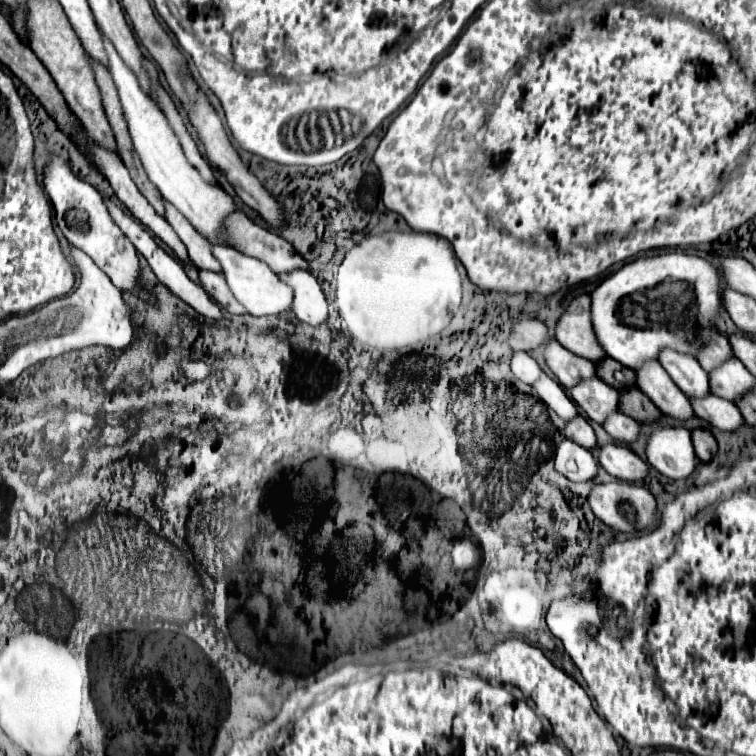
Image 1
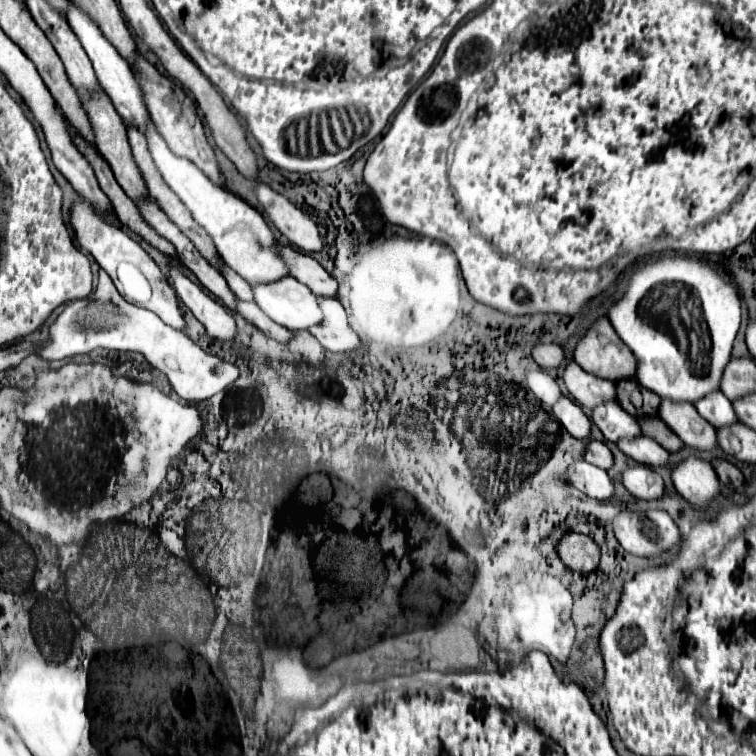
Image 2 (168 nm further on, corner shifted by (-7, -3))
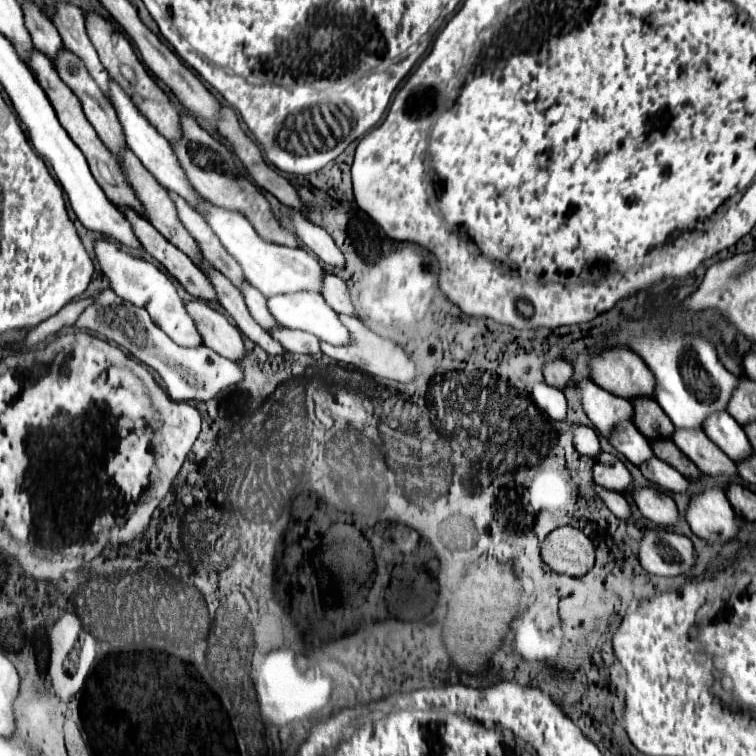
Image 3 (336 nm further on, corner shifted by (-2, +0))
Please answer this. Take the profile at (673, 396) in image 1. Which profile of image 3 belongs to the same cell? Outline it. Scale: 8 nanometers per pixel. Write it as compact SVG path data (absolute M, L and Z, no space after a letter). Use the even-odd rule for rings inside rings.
M676 430L672 442L698 466L706 476L736 476L736 464L708 438L696 430Z

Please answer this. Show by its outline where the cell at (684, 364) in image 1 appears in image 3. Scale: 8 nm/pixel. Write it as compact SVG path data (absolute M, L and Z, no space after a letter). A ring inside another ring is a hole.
M728 412L710 416L704 424L704 432L734 462L740 462L742 458L748 458L750 454L754 454L742 426Z

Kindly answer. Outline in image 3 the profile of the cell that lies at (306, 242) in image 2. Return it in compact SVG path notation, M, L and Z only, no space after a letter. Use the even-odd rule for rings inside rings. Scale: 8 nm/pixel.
M296 212L292 216L292 230L298 236L298 240L302 240L302 244L312 250L322 262L334 266L334 268L342 268L344 266L344 254L340 252L340 248L334 244L332 236L320 228L310 224L300 212Z

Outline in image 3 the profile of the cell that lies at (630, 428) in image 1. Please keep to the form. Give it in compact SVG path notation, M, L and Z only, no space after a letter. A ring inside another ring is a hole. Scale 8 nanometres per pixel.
M652 458L646 464L642 464L640 472L644 474L646 480L658 484L662 490L668 490L674 494L682 494L682 492L690 490L690 482L676 468L672 468L670 464L666 464L658 458Z

